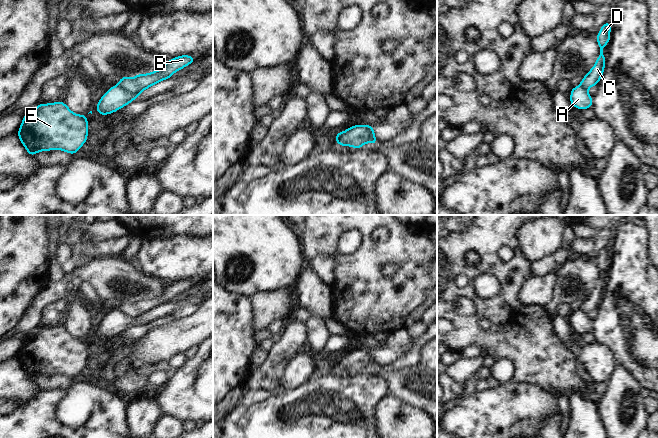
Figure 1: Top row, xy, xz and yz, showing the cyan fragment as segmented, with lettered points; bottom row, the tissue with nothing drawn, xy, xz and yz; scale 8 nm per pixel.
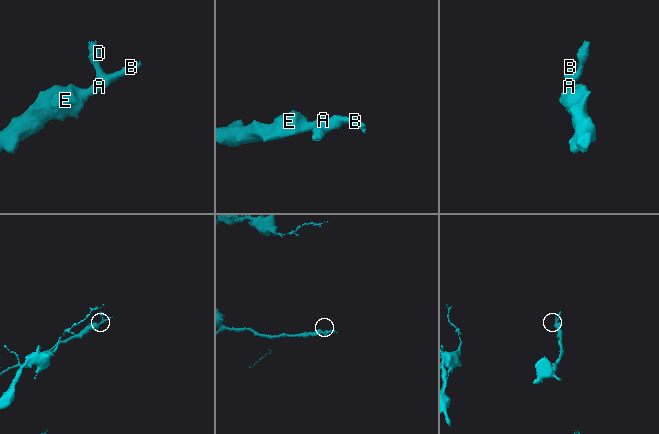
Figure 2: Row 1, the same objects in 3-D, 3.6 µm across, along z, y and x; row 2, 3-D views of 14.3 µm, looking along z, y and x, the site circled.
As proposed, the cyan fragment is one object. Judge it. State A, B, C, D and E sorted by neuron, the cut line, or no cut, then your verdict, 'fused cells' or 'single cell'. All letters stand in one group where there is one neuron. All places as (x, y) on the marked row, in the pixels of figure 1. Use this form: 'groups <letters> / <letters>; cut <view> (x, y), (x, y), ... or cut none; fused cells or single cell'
groups A E / B C D; cut xy (117, 85), (135, 96); fused cells

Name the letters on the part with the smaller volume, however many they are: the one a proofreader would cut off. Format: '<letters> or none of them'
B, C, D.

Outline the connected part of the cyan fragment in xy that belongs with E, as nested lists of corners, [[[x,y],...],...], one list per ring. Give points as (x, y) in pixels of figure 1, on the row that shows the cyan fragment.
[[[64,102],[37,105],[34,112],[26,113],[18,136],[28,153],[33,156],[39,151],[58,149],[75,154],[86,142],[88,136],[86,115],[73,113]]]

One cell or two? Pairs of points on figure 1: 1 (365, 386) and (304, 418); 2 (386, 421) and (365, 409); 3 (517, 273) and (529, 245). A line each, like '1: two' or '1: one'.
1: one
2: two
3: two

